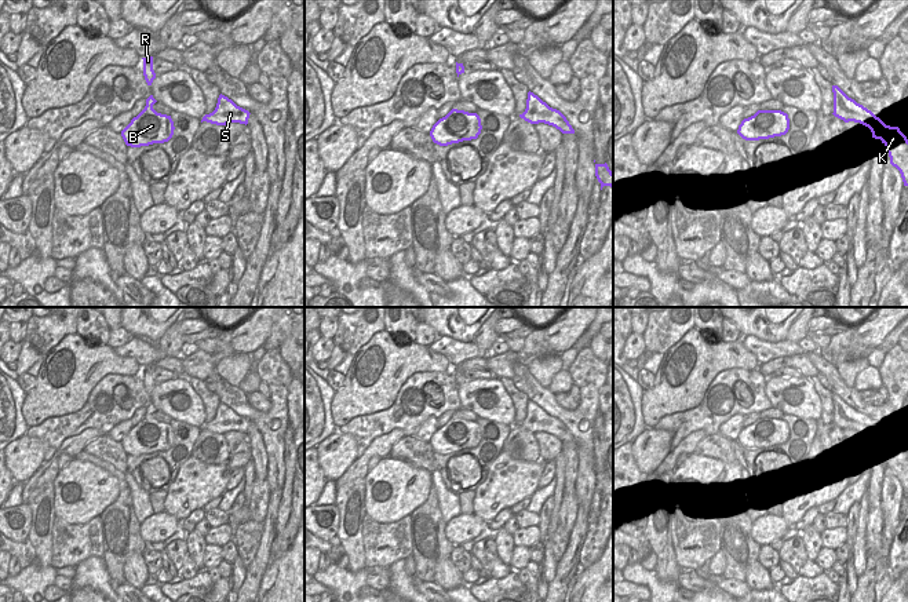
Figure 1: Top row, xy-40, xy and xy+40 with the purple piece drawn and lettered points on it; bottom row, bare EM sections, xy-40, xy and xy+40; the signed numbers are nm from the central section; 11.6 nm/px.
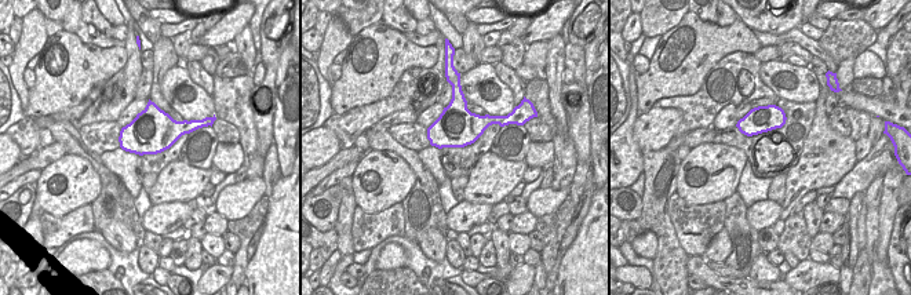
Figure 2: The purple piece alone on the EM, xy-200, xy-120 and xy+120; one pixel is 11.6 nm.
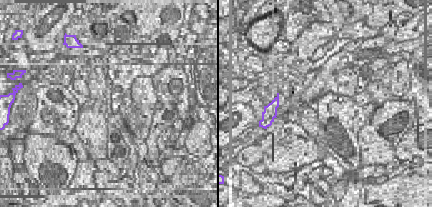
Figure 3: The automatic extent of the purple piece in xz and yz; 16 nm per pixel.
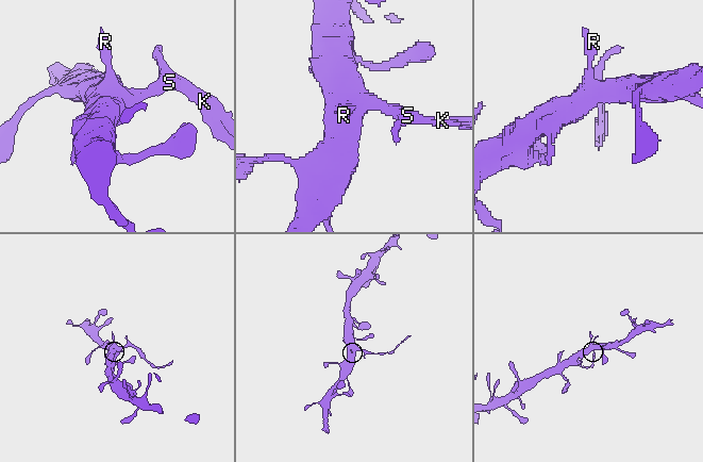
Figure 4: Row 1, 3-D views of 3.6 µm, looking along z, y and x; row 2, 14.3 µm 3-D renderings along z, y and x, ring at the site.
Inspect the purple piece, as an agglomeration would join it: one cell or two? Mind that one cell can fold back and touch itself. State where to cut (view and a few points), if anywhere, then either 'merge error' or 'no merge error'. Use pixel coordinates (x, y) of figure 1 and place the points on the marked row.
cut xy (527, 102), (532, 108), (531, 116), (535, 123); merge error

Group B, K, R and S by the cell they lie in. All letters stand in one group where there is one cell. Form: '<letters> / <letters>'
B R / K S

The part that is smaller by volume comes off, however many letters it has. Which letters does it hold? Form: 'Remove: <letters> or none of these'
Remove: K, S

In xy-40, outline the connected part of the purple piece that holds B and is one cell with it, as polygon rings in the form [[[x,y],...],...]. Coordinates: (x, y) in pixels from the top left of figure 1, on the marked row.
[[[150,95],[146,99],[145,109],[121,131],[127,146],[149,146],[168,142],[172,138],[175,129],[174,121],[171,116],[157,113],[153,109],[156,102],[153,95]]]

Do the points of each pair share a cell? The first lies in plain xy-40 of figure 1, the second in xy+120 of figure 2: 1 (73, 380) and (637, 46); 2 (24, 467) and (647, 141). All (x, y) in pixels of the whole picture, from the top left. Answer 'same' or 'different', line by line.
1: different
2: same

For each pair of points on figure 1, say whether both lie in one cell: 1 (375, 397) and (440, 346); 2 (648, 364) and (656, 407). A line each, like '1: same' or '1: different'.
1: different
2: different

